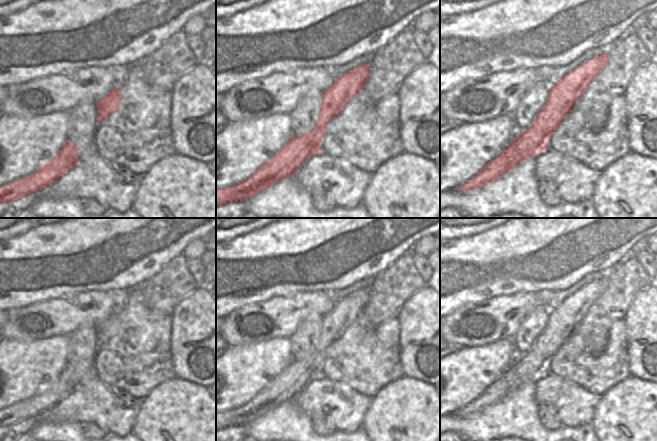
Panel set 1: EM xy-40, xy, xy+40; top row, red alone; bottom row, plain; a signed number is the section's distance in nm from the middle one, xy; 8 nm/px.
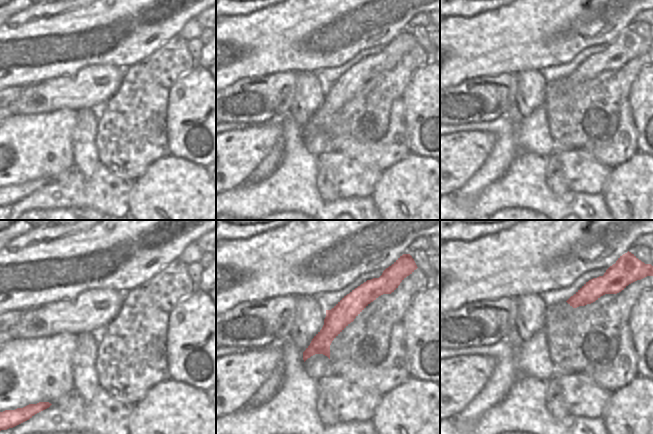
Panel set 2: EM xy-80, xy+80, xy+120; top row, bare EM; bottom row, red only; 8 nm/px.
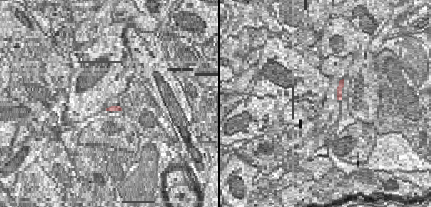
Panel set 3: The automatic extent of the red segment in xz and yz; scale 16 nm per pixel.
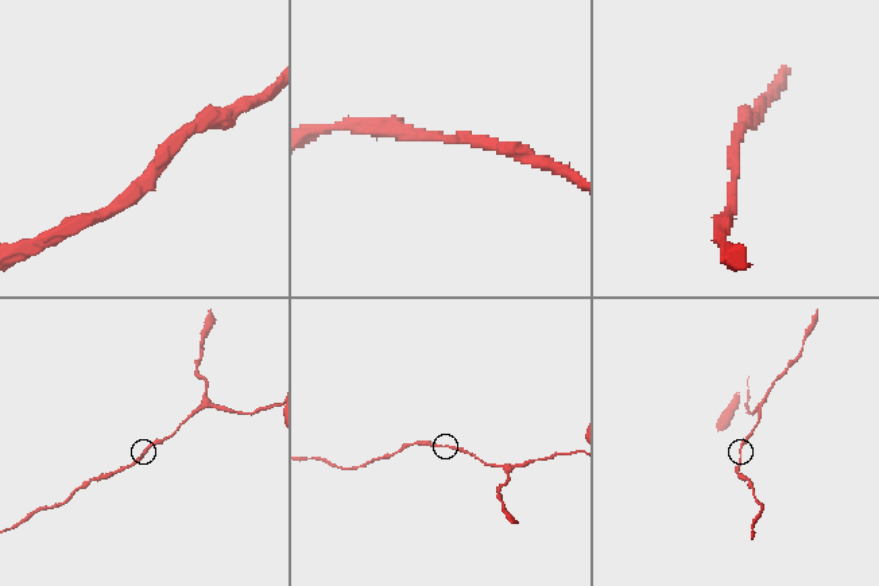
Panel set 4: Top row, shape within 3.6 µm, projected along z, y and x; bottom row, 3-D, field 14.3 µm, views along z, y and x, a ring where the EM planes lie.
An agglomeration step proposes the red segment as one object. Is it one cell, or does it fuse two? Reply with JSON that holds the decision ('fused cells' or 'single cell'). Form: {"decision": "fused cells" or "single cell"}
{"decision": "single cell"}

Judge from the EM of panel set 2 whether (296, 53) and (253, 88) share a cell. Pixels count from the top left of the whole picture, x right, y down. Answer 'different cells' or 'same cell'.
different cells

